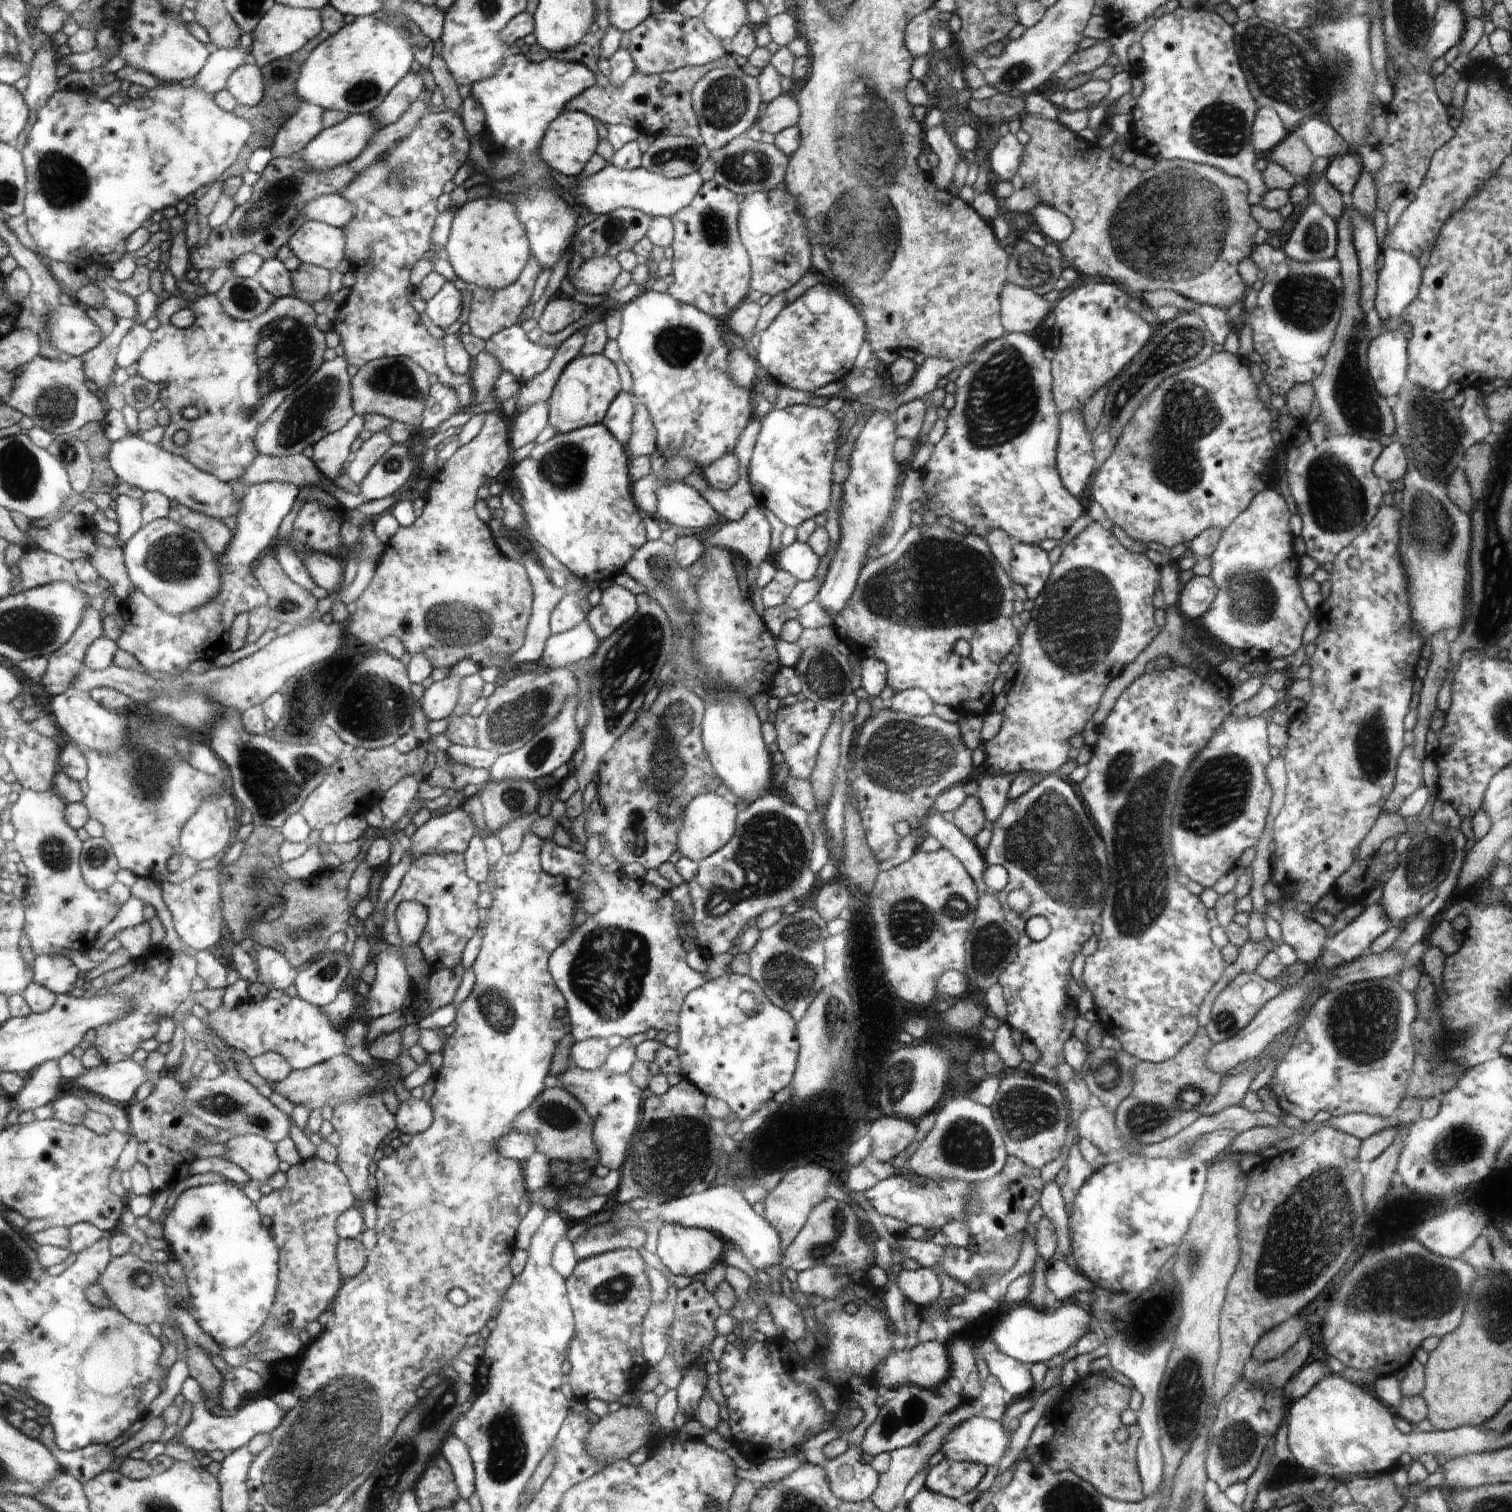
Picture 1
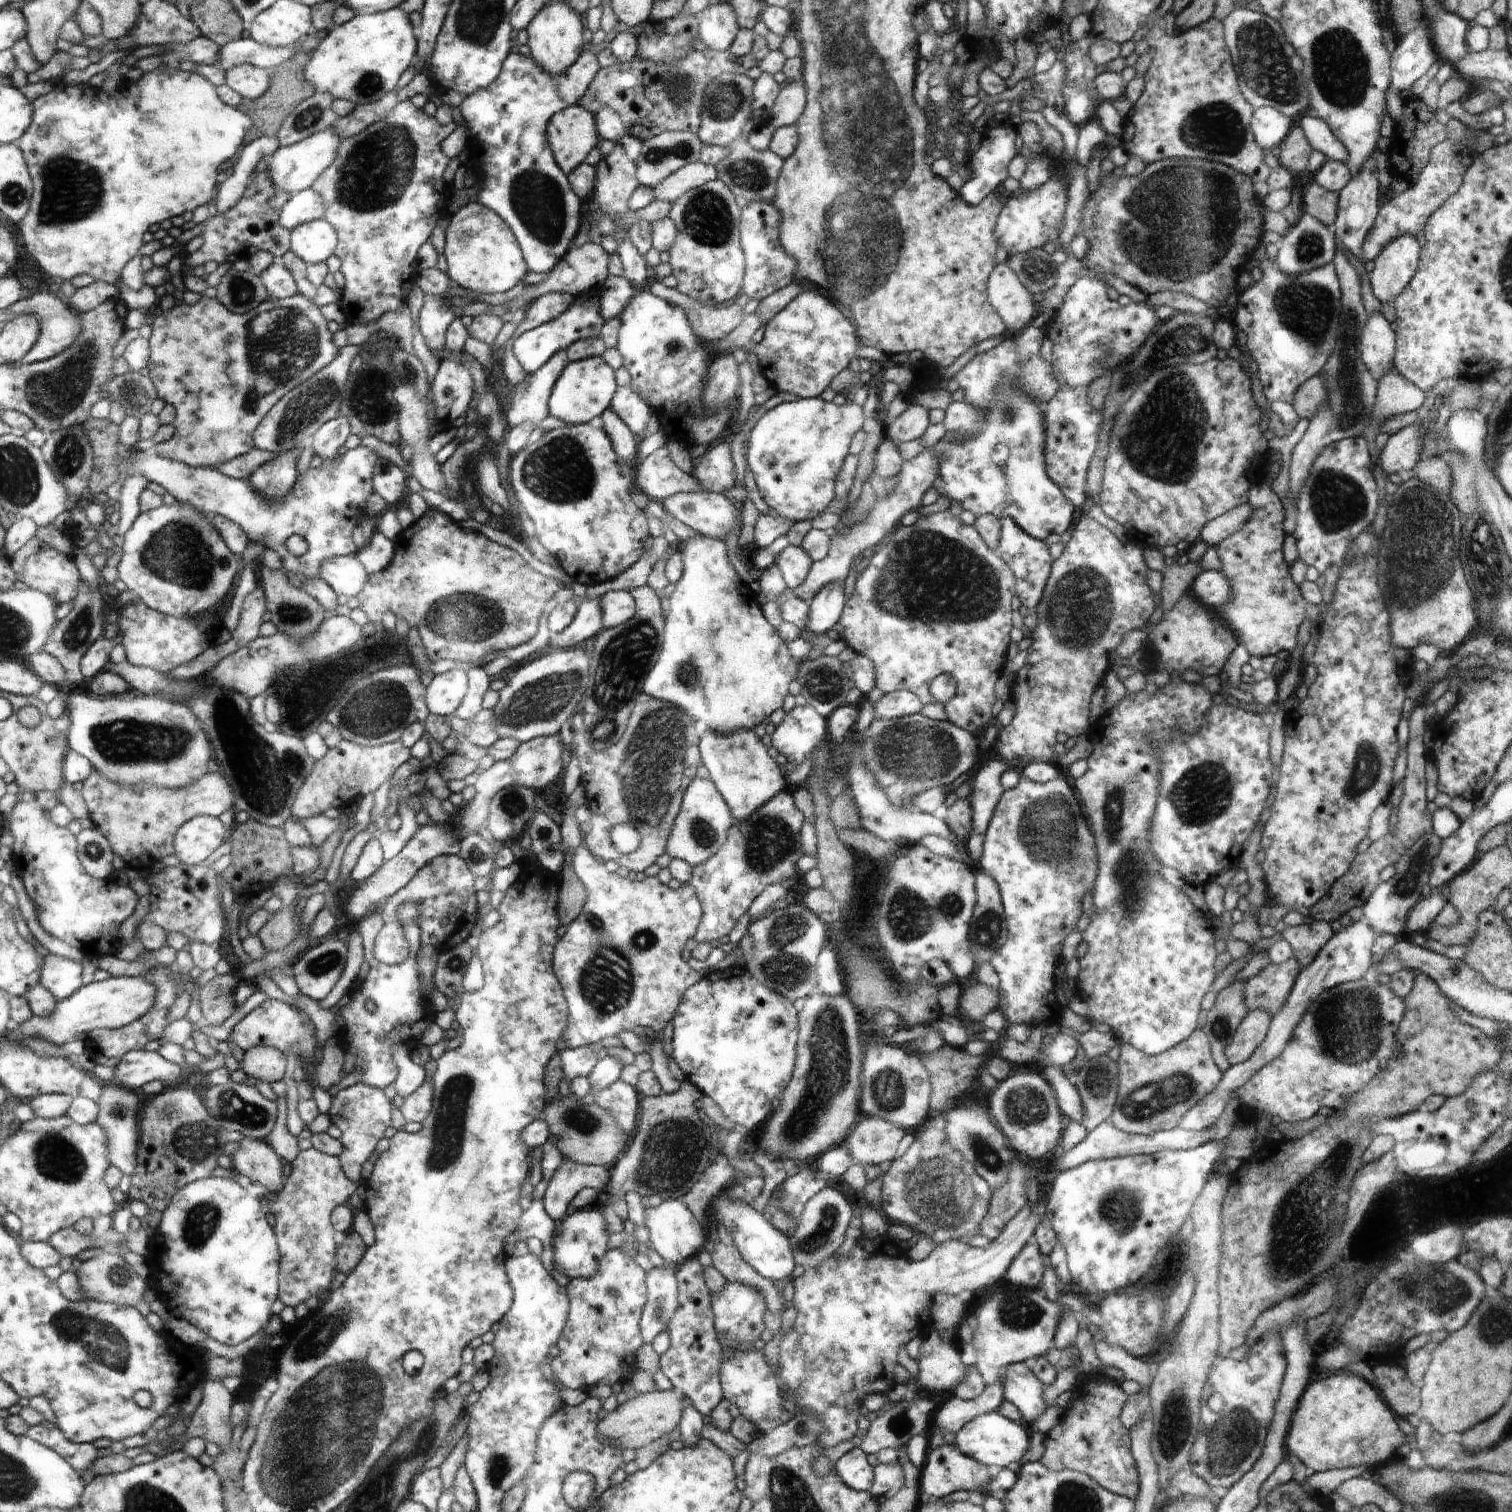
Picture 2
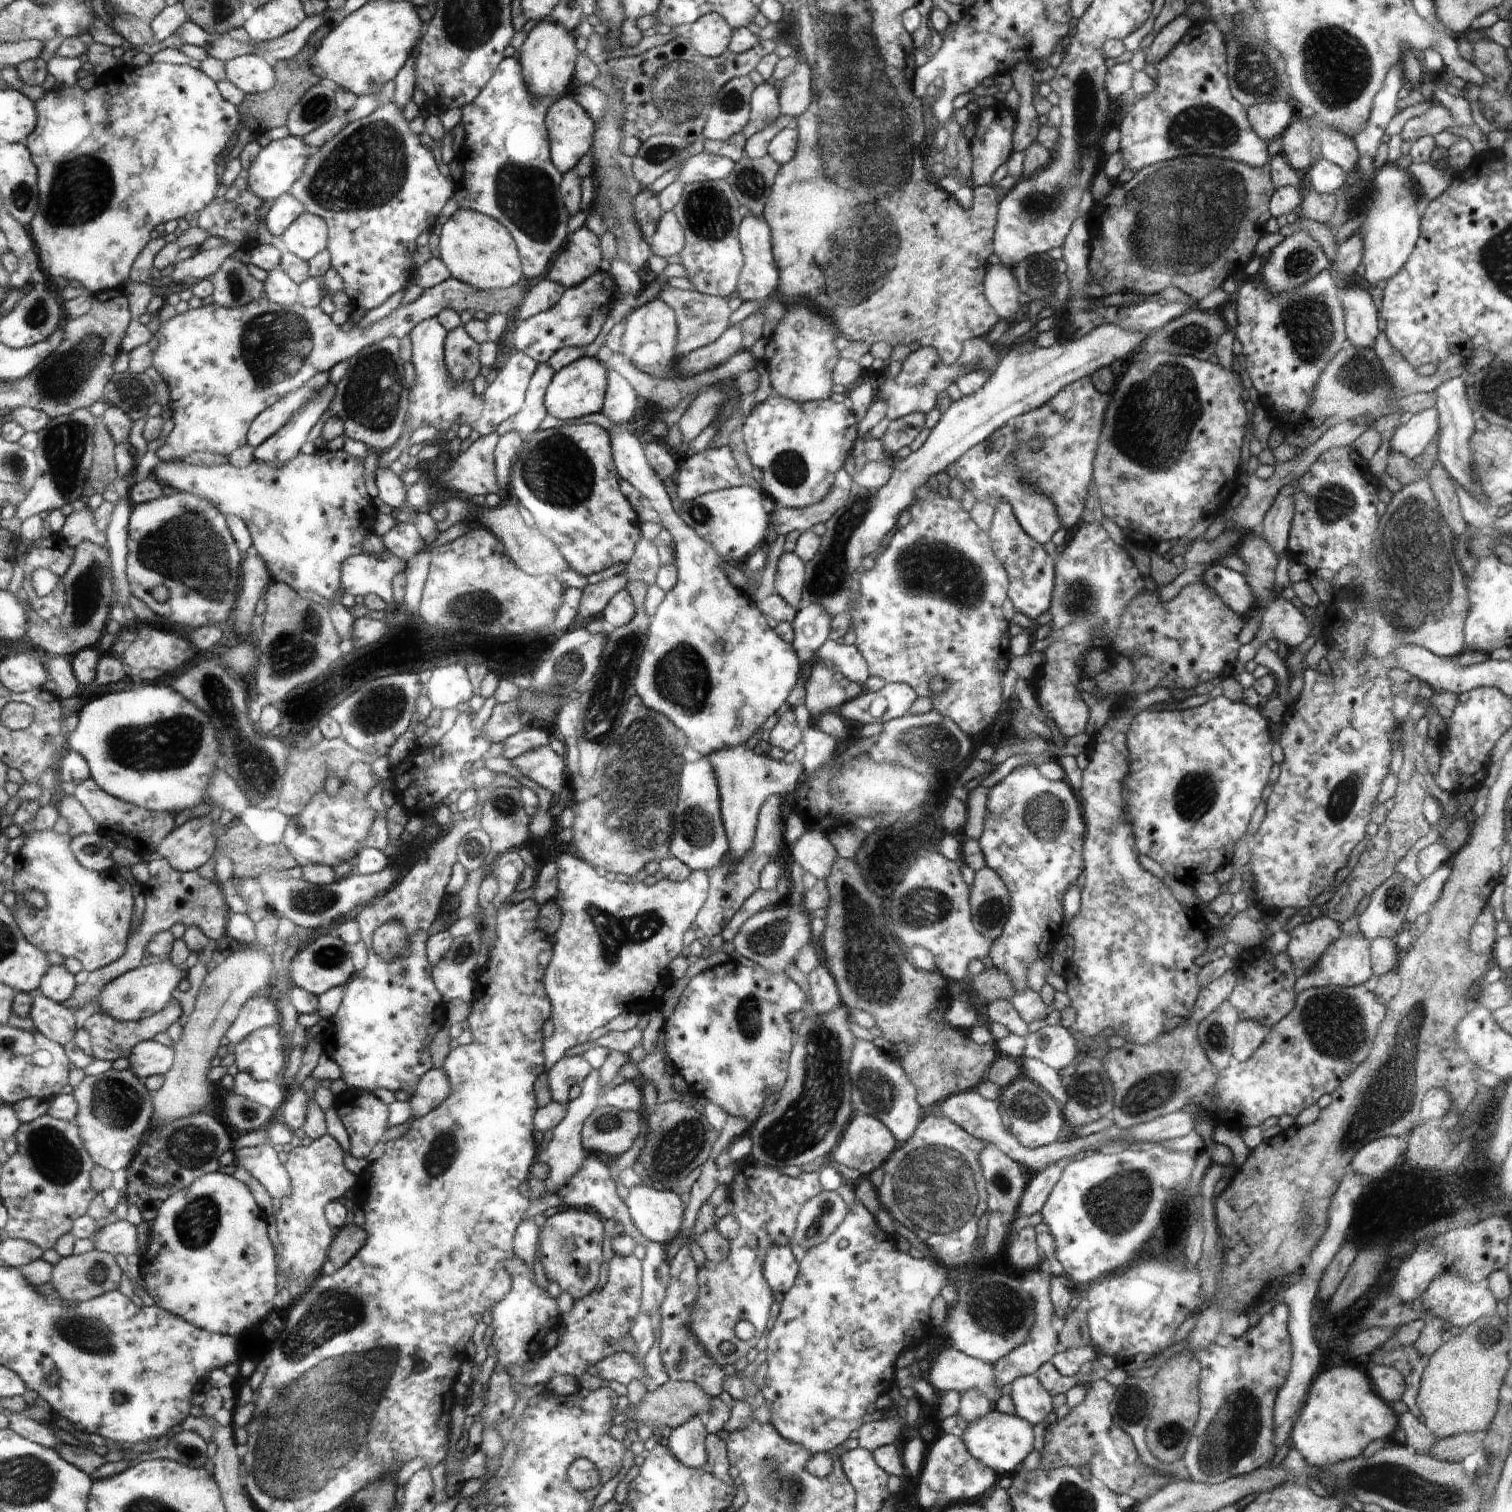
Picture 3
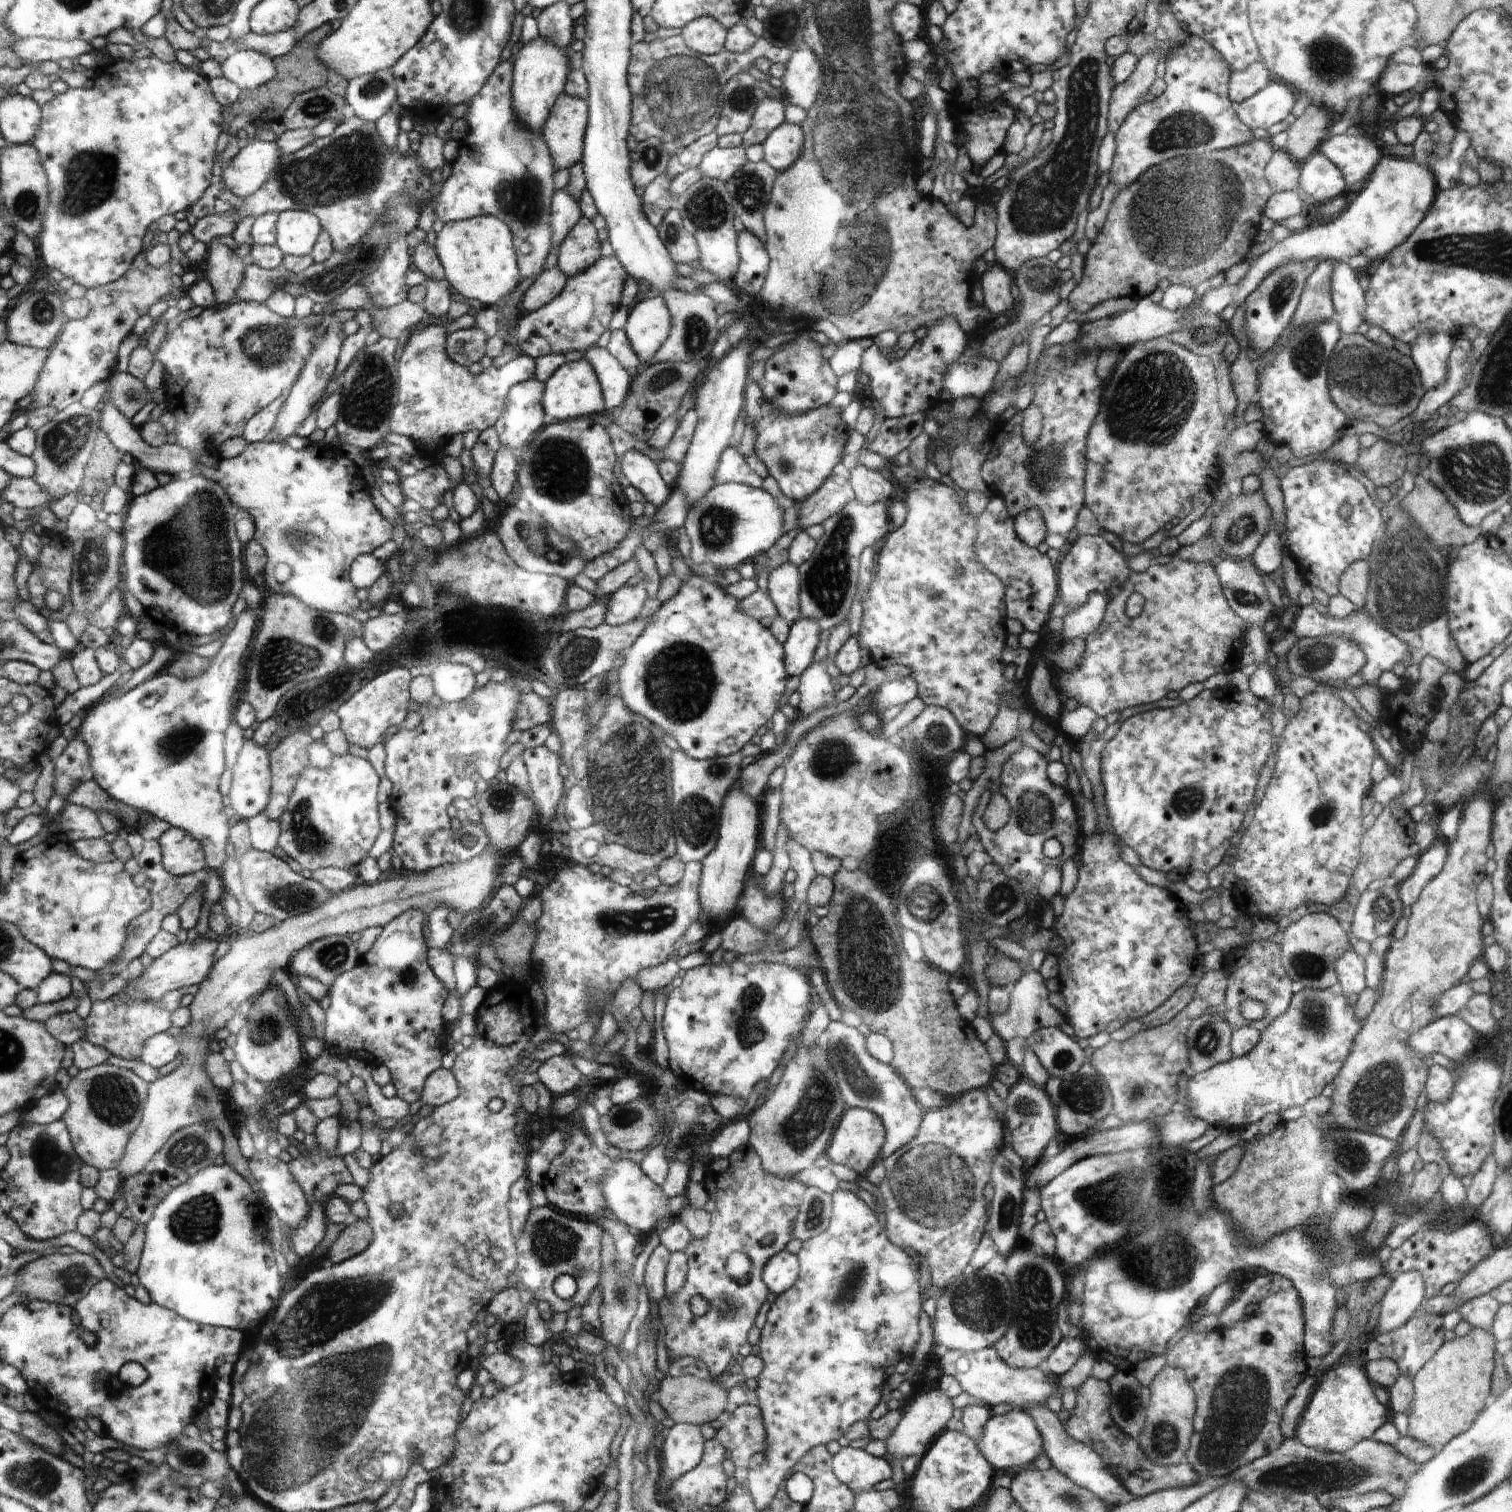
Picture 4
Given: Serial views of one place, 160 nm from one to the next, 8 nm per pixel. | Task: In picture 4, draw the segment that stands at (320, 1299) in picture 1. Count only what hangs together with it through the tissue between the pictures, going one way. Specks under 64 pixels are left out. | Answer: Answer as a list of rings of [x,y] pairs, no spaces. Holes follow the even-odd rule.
[[[338,1118],[322,1119],[318,1122],[314,1132],[317,1138],[317,1149],[310,1151],[308,1156],[300,1155],[288,1162],[288,1169],[300,1189],[302,1189],[302,1193],[308,1199],[310,1208],[313,1202],[320,1202],[320,1204],[324,1205],[324,1202],[334,1195],[337,1186],[353,1182],[352,1175],[347,1169],[343,1157],[336,1155],[339,1128]]]

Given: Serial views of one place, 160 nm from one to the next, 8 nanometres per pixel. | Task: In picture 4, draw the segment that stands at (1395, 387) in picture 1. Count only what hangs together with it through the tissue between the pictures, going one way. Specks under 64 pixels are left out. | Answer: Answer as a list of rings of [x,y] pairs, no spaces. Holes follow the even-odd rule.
[[[1337,262],[1333,270],[1331,295],[1335,318],[1344,335],[1353,335],[1365,321],[1365,292],[1348,262]]]

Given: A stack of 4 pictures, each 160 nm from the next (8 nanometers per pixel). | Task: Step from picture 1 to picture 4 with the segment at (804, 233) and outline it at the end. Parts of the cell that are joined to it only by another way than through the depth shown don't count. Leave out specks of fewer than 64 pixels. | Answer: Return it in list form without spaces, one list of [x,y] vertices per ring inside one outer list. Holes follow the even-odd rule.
[[[742,227],[738,233],[738,250],[741,262],[731,286],[744,290],[750,296],[756,296],[756,294],[760,294],[765,284],[770,258],[764,250],[764,244],[752,234],[751,230]]]

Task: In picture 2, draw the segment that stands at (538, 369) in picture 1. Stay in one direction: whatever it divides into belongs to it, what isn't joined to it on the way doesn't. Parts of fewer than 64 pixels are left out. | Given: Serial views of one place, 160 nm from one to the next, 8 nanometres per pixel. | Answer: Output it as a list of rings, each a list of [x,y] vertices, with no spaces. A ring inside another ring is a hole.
[[[595,287],[584,294],[579,294],[564,314],[546,324],[520,333],[512,342],[514,356],[528,375],[536,373],[542,365],[550,362],[561,350],[567,349],[583,338],[598,337],[605,326],[605,318],[600,314],[602,287]]]

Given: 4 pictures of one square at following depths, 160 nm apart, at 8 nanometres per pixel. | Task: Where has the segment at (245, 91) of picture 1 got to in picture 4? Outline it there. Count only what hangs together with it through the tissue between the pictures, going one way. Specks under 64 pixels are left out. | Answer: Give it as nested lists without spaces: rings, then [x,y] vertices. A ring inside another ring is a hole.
[[[233,50],[221,64],[223,76],[243,88],[258,88],[276,76],[274,60],[254,51]]]

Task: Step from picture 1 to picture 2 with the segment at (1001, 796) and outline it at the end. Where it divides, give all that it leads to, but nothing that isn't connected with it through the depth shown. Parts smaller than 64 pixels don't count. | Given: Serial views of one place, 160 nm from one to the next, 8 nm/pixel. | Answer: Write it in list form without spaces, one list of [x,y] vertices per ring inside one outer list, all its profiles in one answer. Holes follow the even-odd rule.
[[[999,758],[989,761],[982,769],[976,770],[975,779],[968,796],[972,809],[972,826],[975,834],[985,834],[995,813],[996,805],[1005,791],[1000,776],[1012,765]]]

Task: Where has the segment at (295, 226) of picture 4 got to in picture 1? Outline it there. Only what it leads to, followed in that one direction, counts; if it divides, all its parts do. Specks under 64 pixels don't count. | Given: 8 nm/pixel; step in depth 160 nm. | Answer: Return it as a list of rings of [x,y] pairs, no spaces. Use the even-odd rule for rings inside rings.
[[[306,220],[288,242],[301,263],[316,265],[329,271],[344,258],[344,232],[322,221]]]

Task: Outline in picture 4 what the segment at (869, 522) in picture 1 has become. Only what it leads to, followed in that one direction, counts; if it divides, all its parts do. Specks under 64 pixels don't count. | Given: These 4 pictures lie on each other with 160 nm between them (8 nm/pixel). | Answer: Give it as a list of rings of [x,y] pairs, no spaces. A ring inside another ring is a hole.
[[[800,617],[793,622],[784,643],[785,662],[790,676],[800,676],[813,664],[821,626],[816,619]]]

